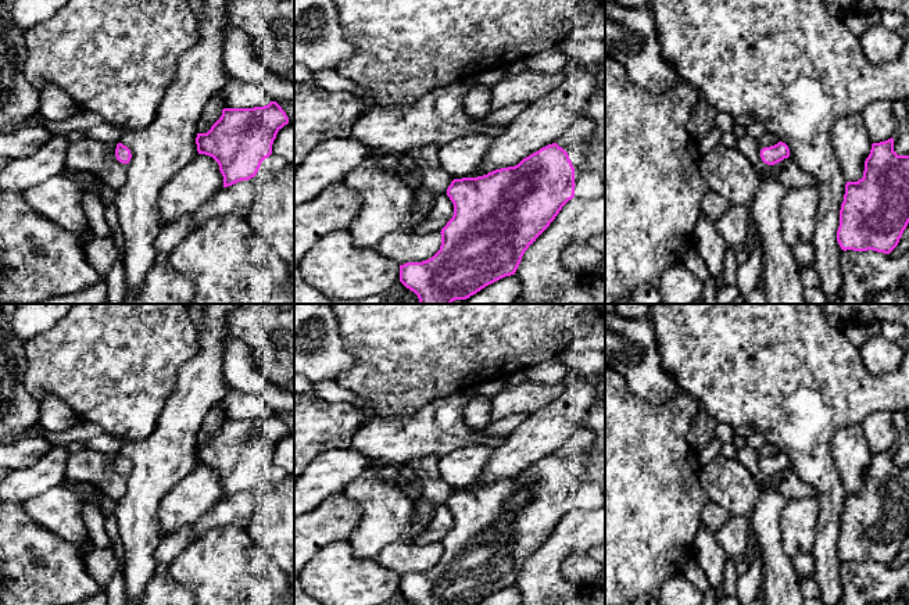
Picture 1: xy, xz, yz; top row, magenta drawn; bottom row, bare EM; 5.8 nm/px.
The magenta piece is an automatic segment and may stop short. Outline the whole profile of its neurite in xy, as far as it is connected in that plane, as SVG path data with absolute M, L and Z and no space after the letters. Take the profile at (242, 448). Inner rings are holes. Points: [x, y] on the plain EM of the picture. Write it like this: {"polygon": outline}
{"polygon": "M276 412L254 419L223 419L207 444L197 444L197 462L218 473L228 498L257 486L261 473L272 465L278 443L287 434Z"}

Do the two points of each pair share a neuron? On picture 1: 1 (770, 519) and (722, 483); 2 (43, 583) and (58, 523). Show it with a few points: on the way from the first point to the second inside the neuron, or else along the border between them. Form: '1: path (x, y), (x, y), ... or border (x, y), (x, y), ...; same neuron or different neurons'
1: border (761, 490), (755, 508), (748, 518); different neurons
2: border (28, 516), (77, 548); different neurons

